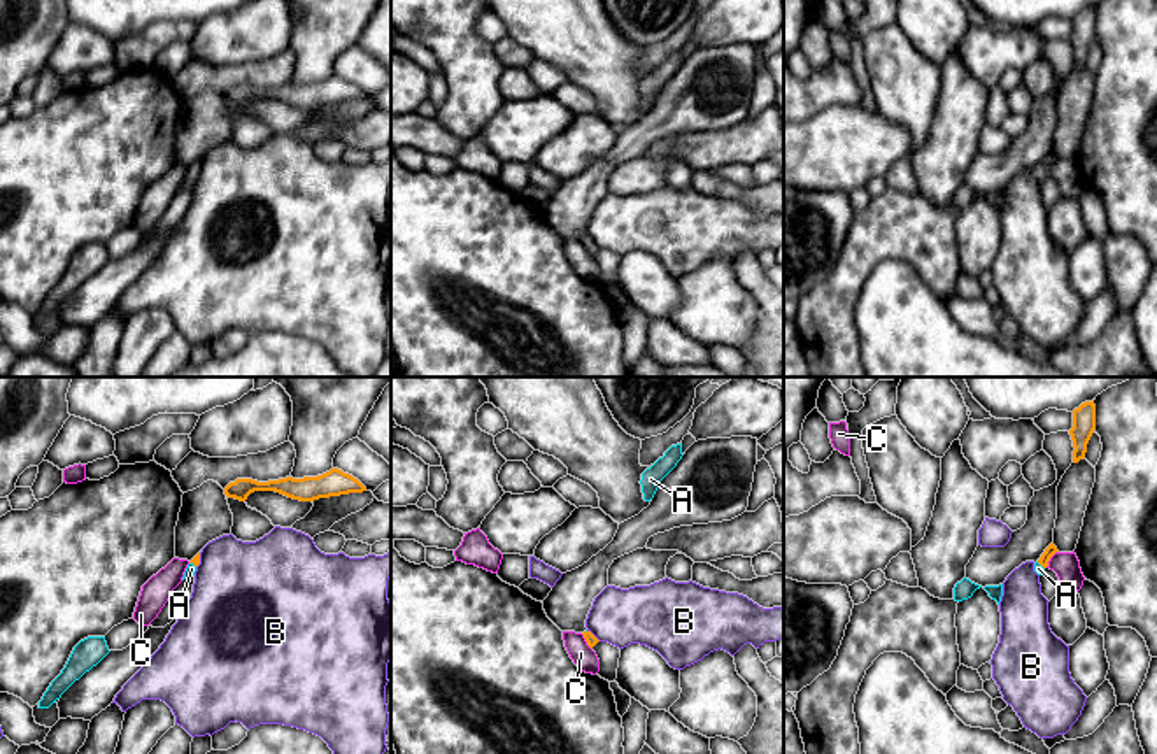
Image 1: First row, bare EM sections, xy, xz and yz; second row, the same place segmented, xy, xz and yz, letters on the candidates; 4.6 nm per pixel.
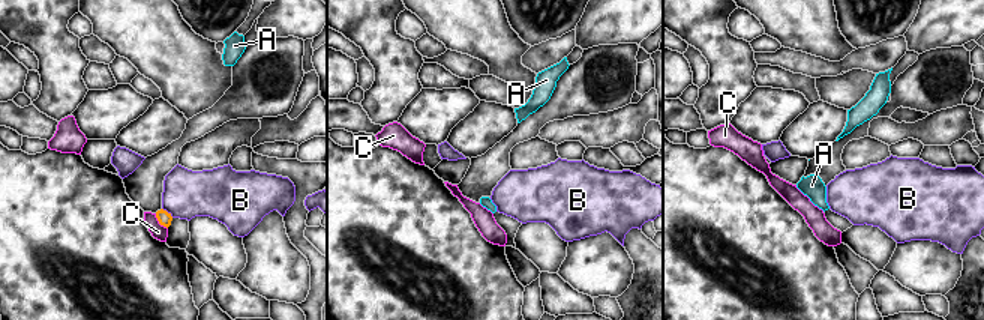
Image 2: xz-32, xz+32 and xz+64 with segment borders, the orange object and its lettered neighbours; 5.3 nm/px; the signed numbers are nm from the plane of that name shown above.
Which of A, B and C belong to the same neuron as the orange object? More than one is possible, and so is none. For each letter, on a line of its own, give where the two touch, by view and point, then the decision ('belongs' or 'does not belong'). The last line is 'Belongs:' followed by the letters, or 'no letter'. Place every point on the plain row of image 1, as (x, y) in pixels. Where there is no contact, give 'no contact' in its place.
A: yz (1040, 170) | belongs
B: xy (198, 167) | does not belong
C: yz (1049, 167) | does not belong
Belongs: A

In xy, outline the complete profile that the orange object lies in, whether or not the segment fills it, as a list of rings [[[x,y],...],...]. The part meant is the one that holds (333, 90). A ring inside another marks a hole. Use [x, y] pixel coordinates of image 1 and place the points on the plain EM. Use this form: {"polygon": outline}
{"polygon": [[[331,75],[330,79],[317,84],[303,84],[303,86],[279,86],[268,89],[258,89],[252,86],[237,86],[224,95],[224,102],[228,105],[235,105],[245,109],[247,103],[254,98],[275,98],[287,105],[300,109],[314,109],[319,105],[340,103],[349,100],[363,100],[366,95],[349,81],[344,81],[338,75]]]}

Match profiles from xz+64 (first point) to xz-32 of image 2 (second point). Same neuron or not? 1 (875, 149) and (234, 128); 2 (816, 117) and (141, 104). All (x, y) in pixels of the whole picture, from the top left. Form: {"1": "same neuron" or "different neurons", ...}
{"1": "same neuron", "2": "different neurons"}

